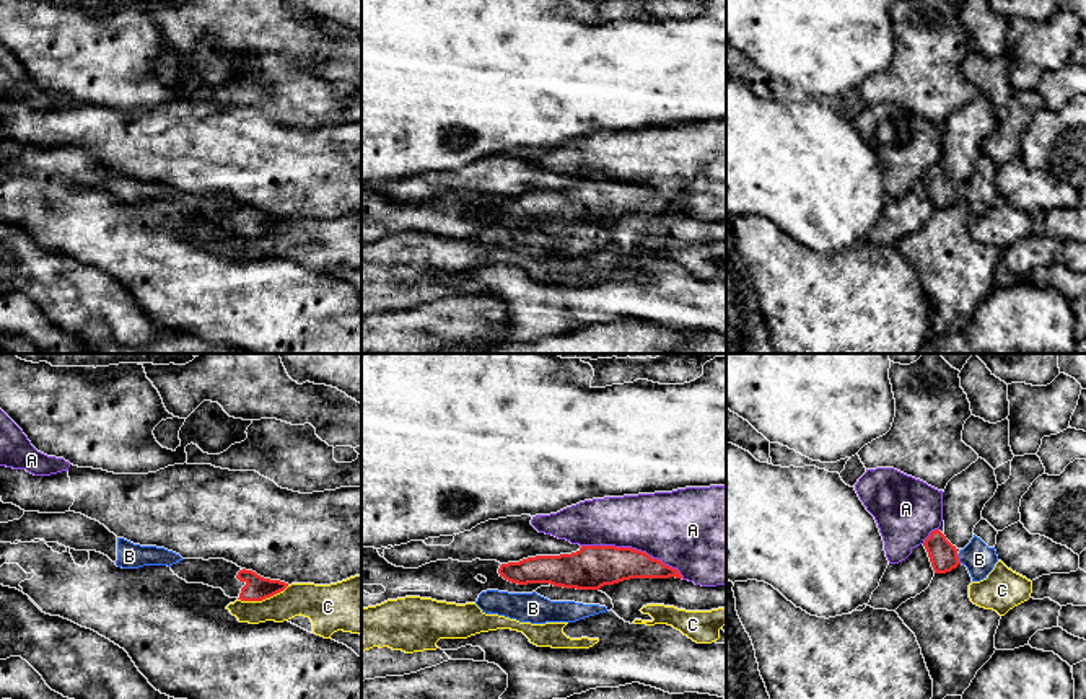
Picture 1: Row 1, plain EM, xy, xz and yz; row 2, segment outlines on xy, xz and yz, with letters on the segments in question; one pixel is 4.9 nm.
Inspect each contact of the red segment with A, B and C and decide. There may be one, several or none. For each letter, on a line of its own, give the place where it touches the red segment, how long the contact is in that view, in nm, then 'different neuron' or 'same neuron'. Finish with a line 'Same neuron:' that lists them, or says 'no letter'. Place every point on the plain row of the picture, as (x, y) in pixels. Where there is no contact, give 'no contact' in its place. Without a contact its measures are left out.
A: meets red in xz at (634, 184); contact 550 nm long; different neuron
B: meets red in yz at (958, 194); contact 50 nm long; same neuron
C: meets red in xy at (262, 233); contact 260 nm long; different neuron
Same neuron: B

